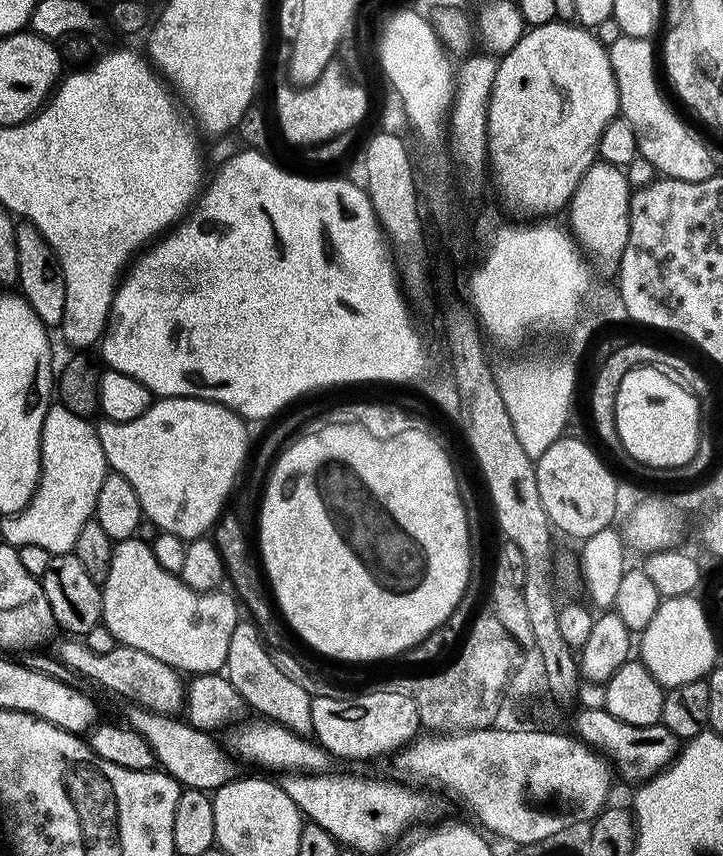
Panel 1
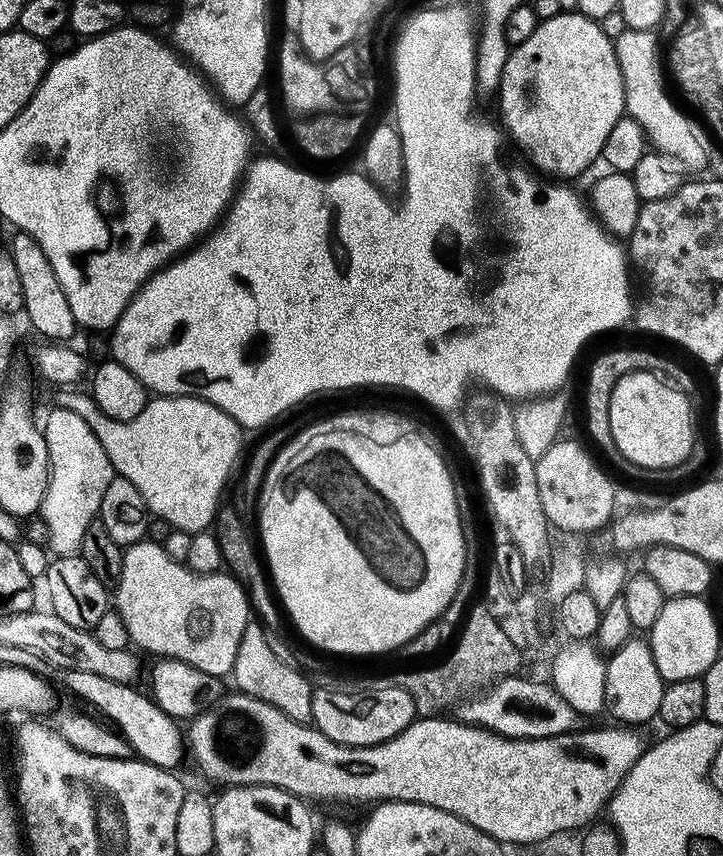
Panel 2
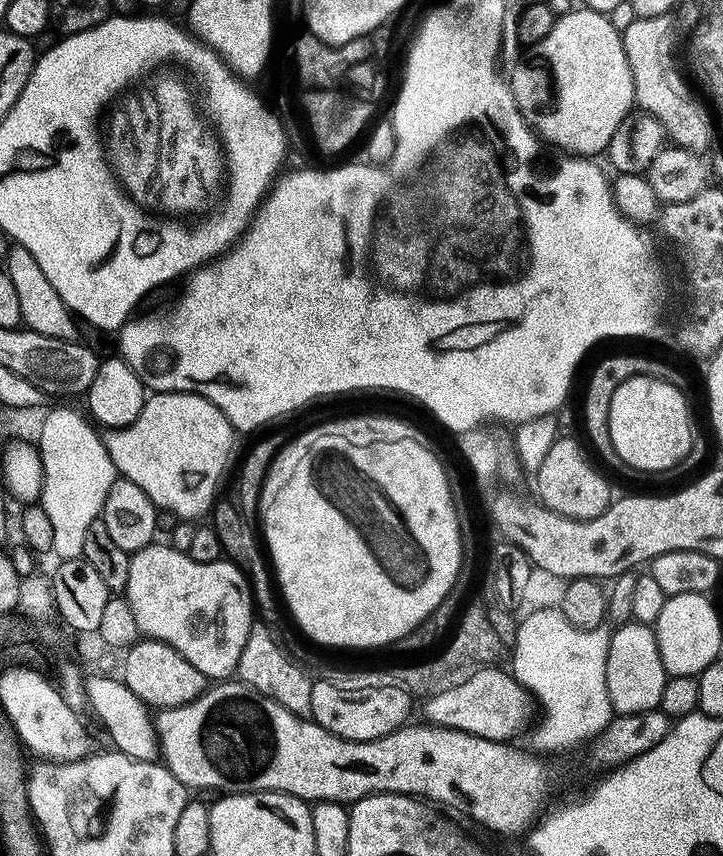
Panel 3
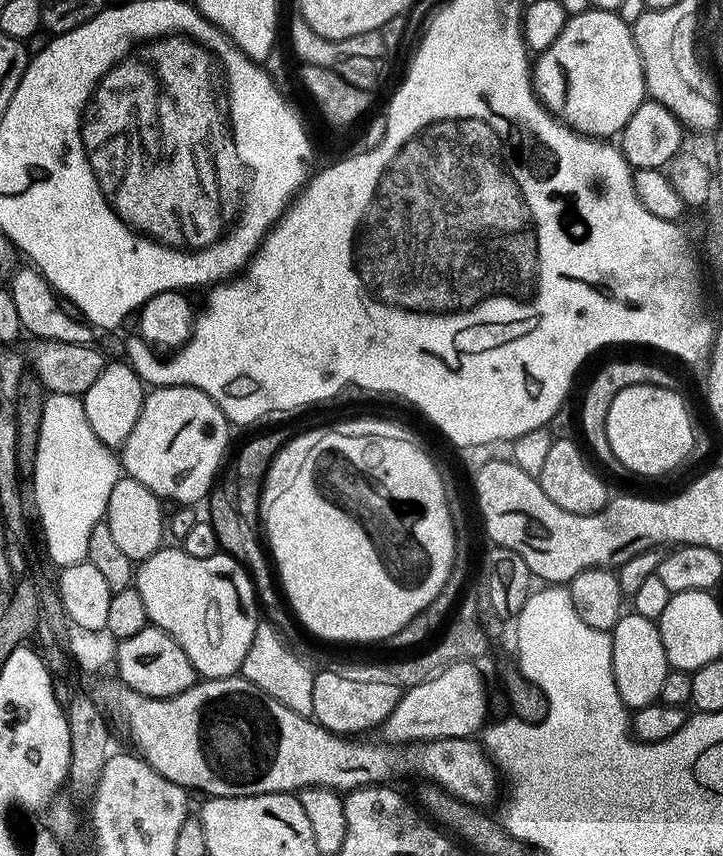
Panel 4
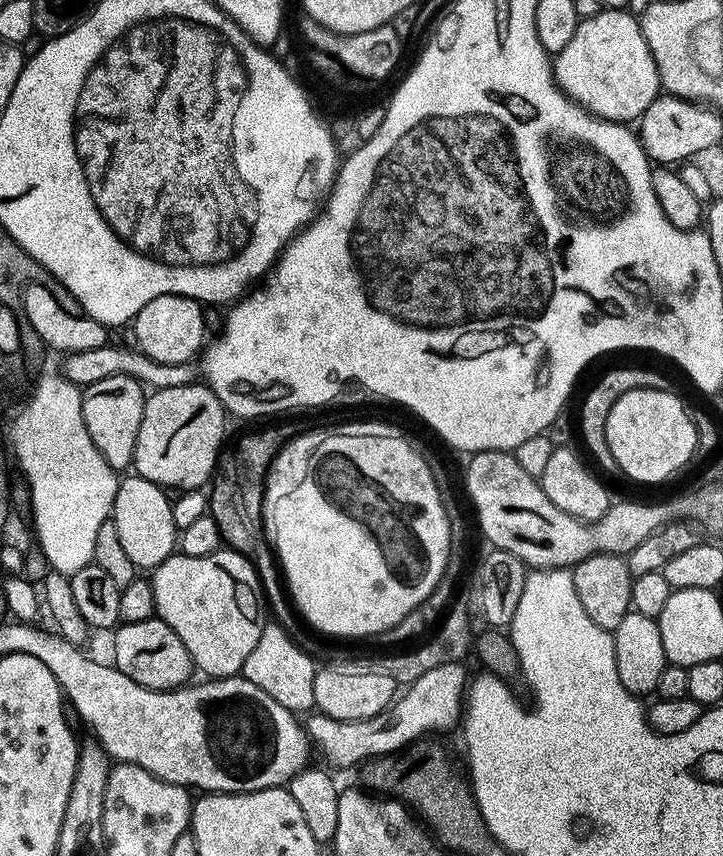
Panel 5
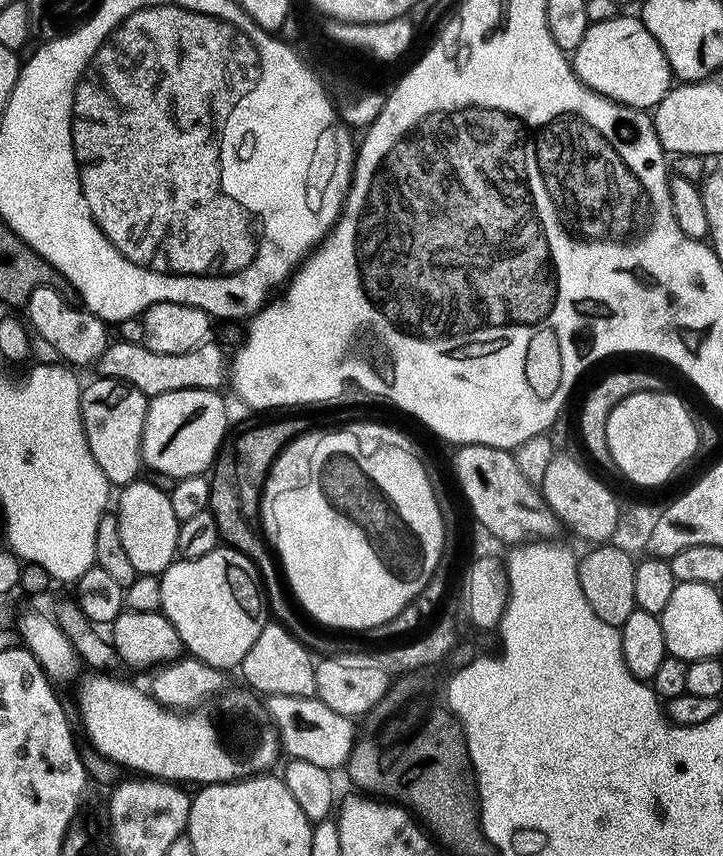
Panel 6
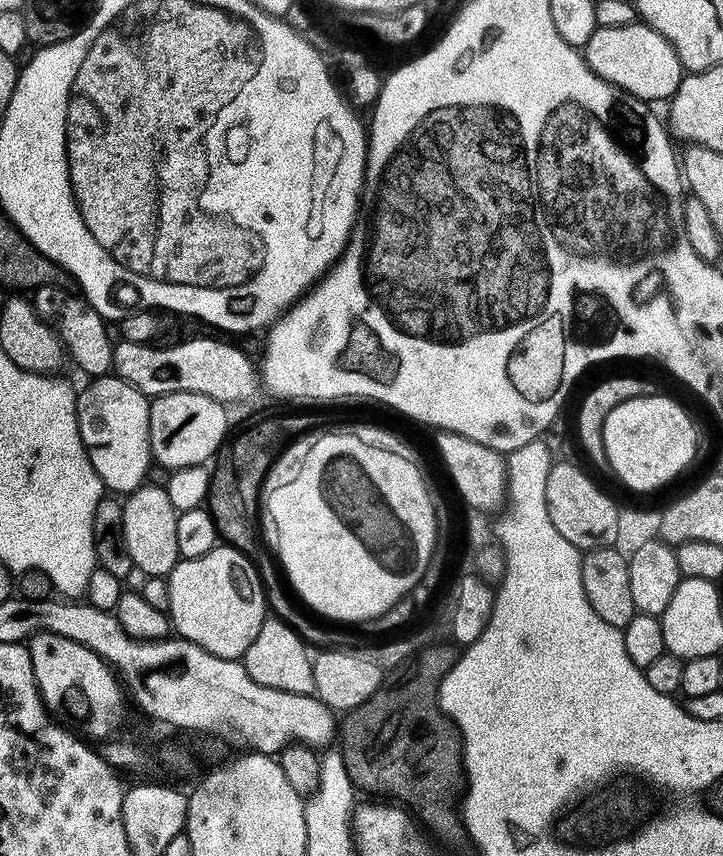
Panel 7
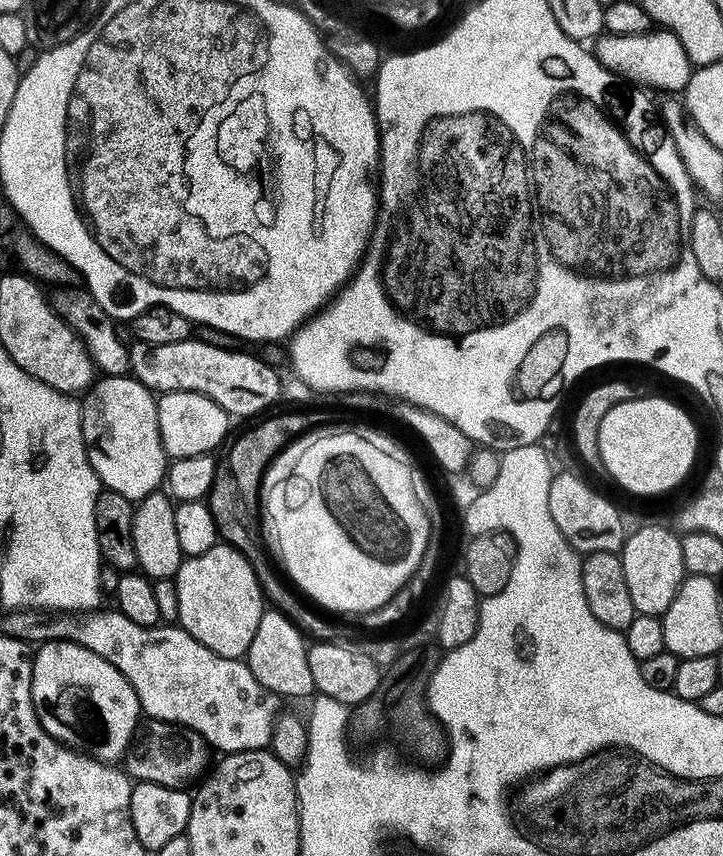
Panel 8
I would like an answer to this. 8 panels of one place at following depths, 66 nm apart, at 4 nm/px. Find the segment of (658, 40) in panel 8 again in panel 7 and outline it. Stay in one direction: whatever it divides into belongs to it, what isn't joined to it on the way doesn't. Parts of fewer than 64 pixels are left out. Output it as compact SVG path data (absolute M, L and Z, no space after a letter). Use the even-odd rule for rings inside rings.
M643 22L597 27L590 42L582 49L582 55L597 76L645 102L671 101L682 79L680 59L678 54L674 54L674 46L670 46L658 30Z

